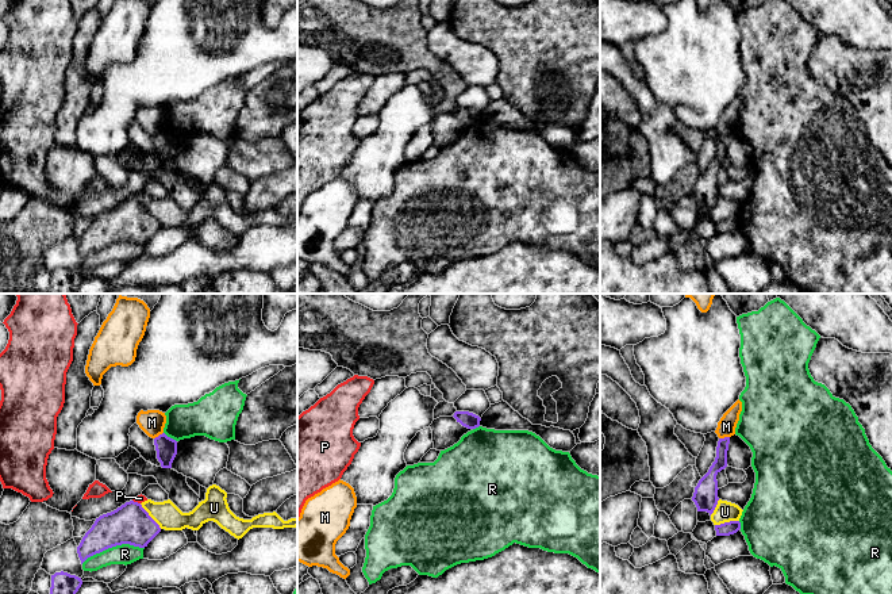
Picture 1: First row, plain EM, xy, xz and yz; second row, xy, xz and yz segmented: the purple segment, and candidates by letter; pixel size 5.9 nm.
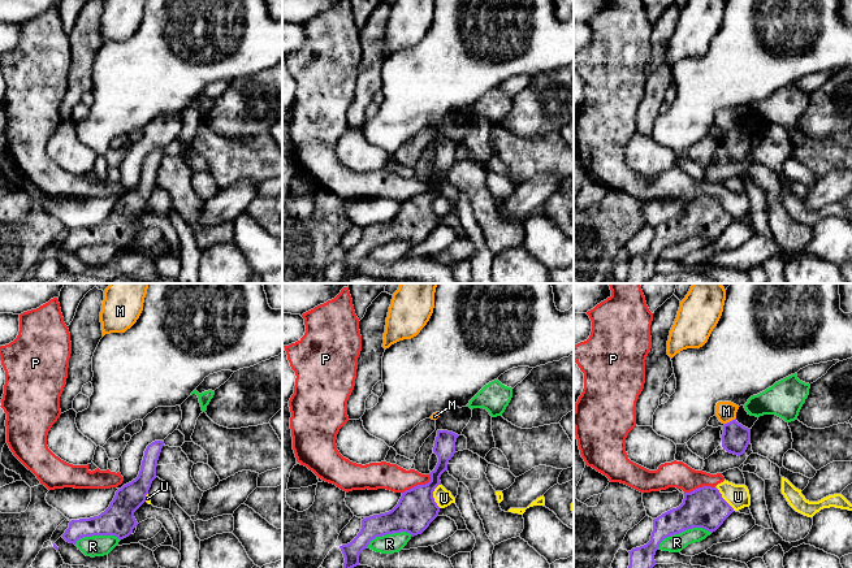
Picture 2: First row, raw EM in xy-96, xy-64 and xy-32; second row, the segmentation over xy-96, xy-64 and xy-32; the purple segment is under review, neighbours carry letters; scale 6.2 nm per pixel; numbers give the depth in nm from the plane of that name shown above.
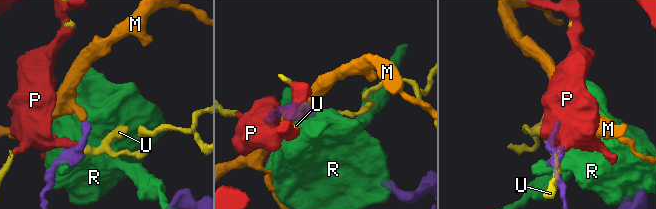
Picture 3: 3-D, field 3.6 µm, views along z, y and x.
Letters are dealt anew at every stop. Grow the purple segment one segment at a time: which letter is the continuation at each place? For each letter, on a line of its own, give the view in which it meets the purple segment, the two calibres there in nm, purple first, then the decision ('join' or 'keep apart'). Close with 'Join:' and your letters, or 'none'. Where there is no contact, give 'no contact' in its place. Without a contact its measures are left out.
M: contact in yz; calibres 80 and 110 nm; keep apart
P: contact in xy; calibres 240 and 50 nm; keep apart
R: contact in xy; calibres 240 and 120 nm; keep apart
U: contact in xy; calibres 240 and 160 nm; keep apart
Join: none

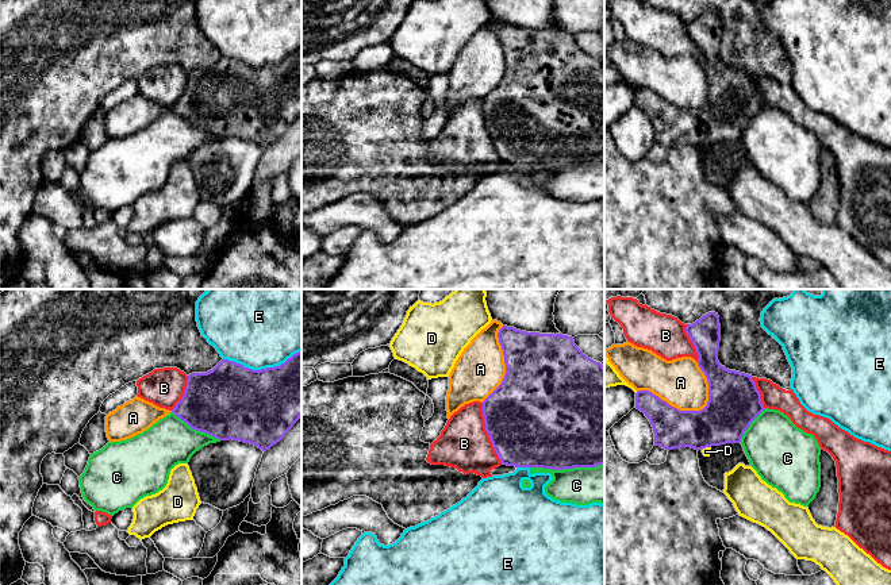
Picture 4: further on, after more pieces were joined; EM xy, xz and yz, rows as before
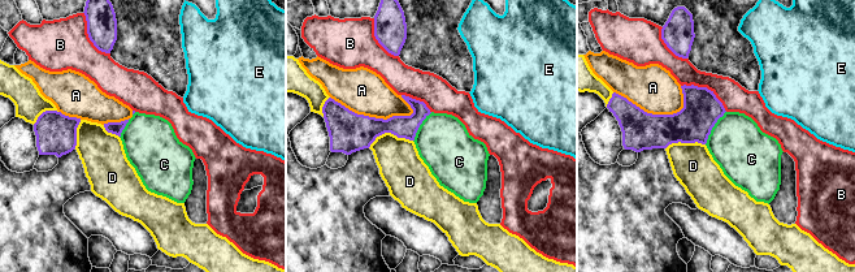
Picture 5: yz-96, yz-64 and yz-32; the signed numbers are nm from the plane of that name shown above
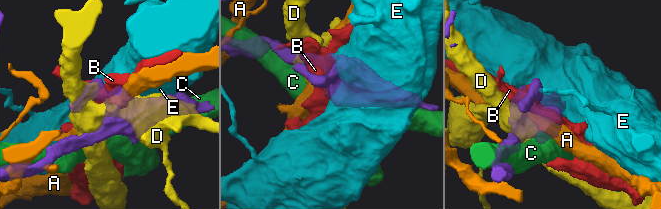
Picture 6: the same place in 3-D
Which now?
A: contact in yz; calibres 240 and 280 nm; keep apart
B: contact in xz; calibres 500 and 300 nm; keep apart
C: contact in xz; calibres 500 and 220 nm; keep apart
D: contact in yz; calibres 280 and 50 nm; keep apart
E: contact in xy; calibres 440 and 480 nm; keep apart
Join: none

